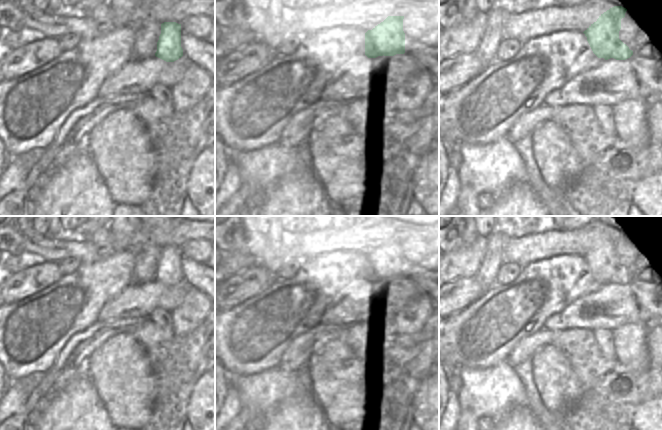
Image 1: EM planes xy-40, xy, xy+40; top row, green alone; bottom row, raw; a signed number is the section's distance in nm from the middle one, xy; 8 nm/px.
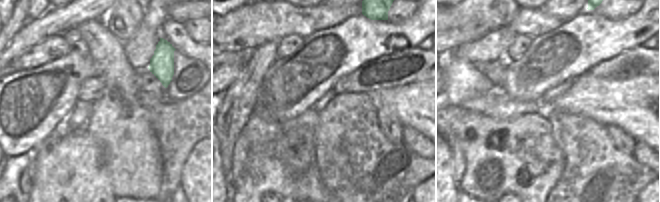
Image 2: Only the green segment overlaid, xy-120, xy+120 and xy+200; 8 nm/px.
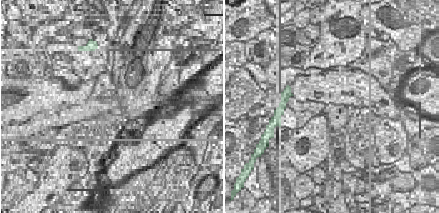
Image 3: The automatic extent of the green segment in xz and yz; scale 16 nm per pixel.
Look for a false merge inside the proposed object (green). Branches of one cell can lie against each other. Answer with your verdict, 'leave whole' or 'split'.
leave whole

